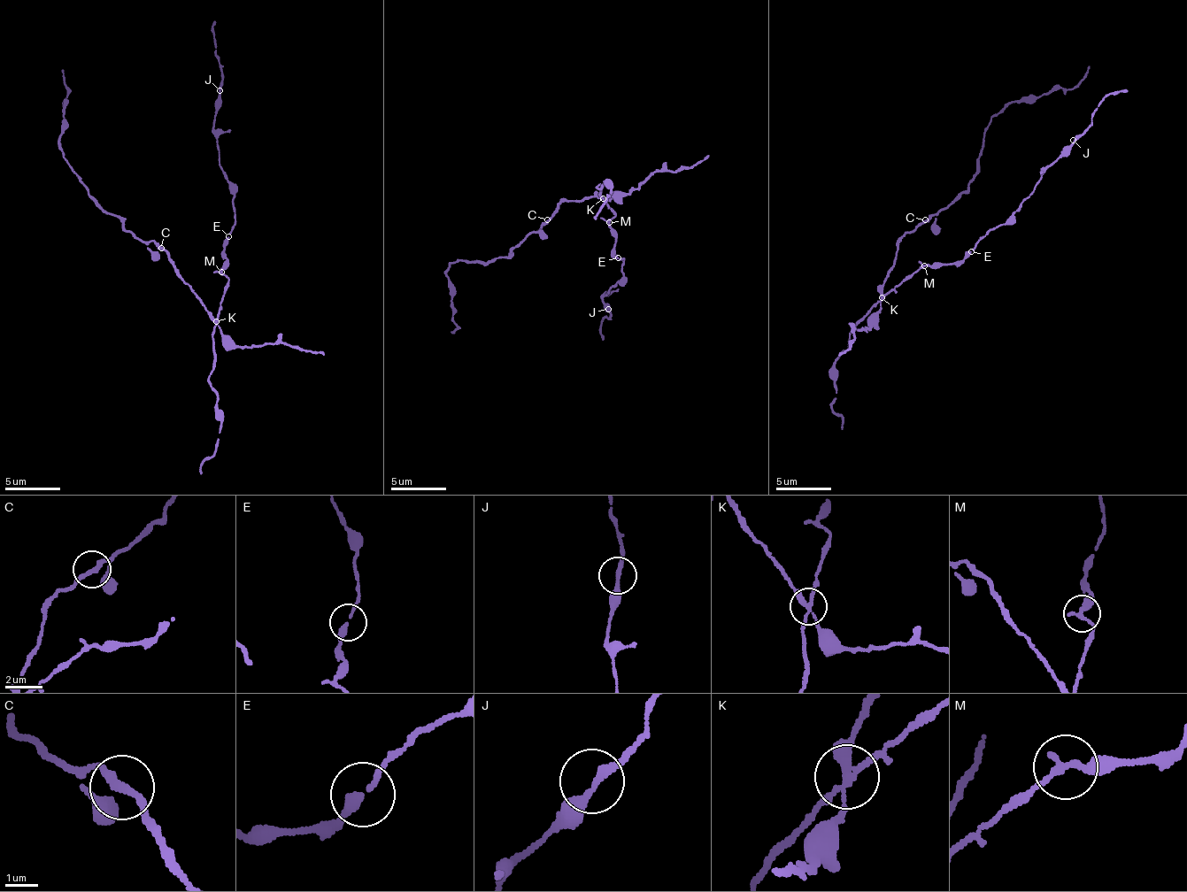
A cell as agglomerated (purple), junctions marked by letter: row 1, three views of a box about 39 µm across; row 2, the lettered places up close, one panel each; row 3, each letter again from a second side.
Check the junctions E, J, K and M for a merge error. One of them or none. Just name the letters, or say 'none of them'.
K

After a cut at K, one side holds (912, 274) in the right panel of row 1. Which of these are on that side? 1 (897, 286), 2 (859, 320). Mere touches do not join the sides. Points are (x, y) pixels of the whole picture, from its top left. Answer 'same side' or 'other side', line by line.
1: same side
2: same side

